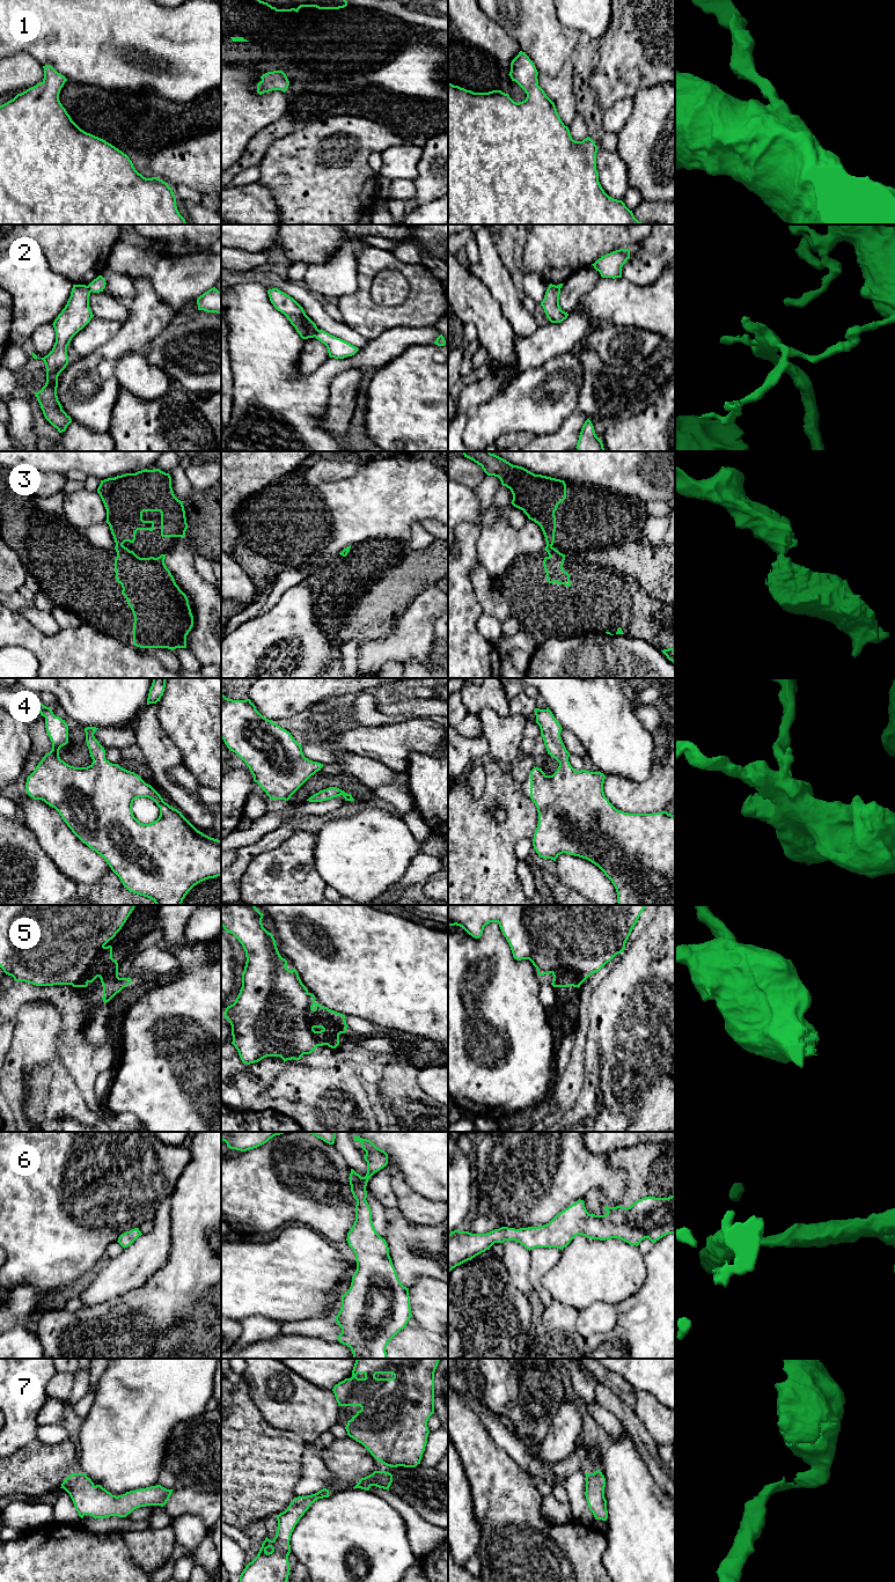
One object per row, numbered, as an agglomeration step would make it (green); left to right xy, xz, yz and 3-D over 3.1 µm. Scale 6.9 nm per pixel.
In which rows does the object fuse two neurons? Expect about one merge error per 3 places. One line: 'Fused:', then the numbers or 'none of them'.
Fused: 2, 5

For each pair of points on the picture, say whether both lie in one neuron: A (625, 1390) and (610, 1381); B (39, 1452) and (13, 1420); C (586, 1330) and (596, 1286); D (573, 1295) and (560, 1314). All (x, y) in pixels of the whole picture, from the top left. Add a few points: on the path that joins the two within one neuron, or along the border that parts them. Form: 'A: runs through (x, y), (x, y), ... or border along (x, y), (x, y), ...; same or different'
A: runs through (622, 1388), (614, 1382); same
B: border along (35, 1439), (12, 1454); different
C: border along (615, 1304), (592, 1302), (578, 1311); different
D: border along (552, 1299), (571, 1305), (577, 1311); different

